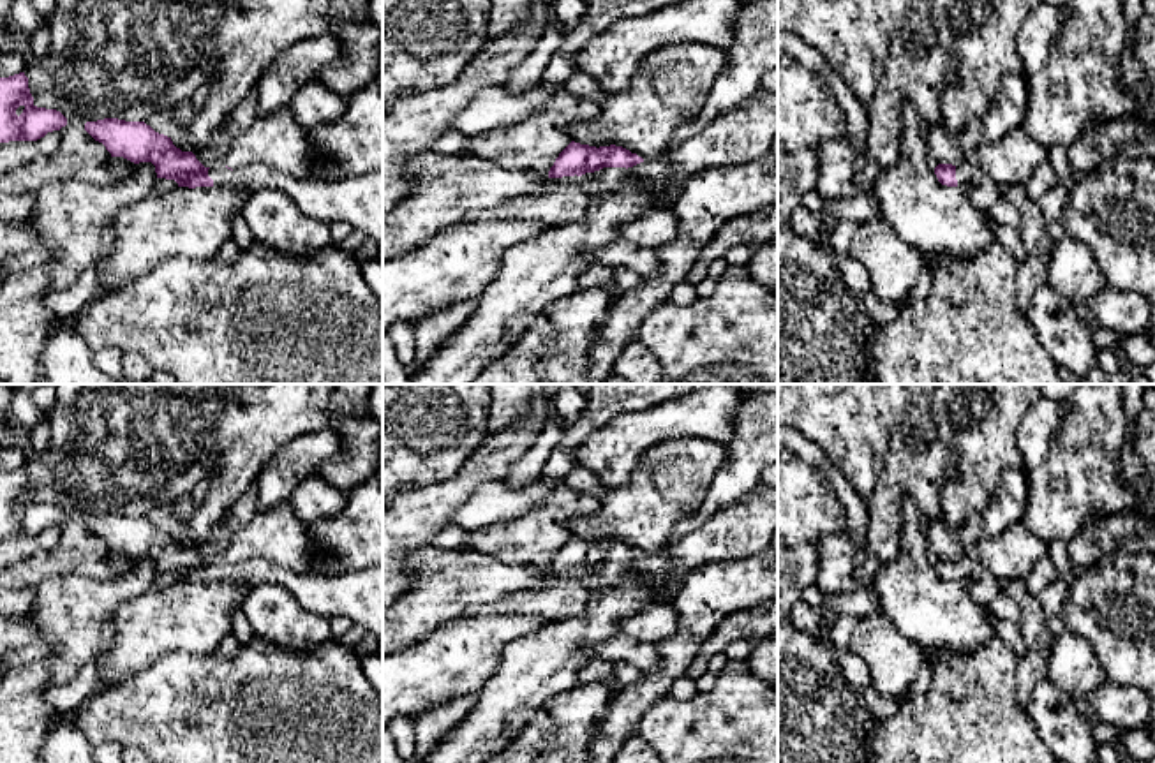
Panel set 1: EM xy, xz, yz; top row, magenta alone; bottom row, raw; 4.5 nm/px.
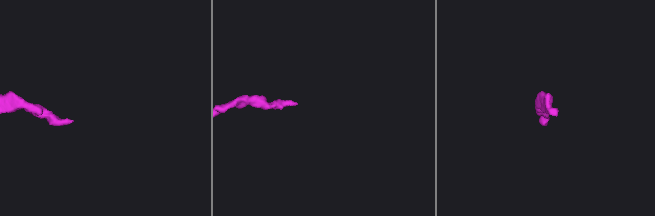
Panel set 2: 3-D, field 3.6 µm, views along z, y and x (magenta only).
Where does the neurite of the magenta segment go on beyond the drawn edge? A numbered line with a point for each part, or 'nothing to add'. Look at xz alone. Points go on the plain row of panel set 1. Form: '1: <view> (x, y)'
1: xz (655, 568)

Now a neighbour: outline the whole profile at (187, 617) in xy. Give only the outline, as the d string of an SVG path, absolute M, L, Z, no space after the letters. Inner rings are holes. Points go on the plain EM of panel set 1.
M175 582L120 604L113 617L115 643L95 661L102 687L120 684L169 652L215 654L217 645L231 634L231 611L242 606L249 590L236 582Z

